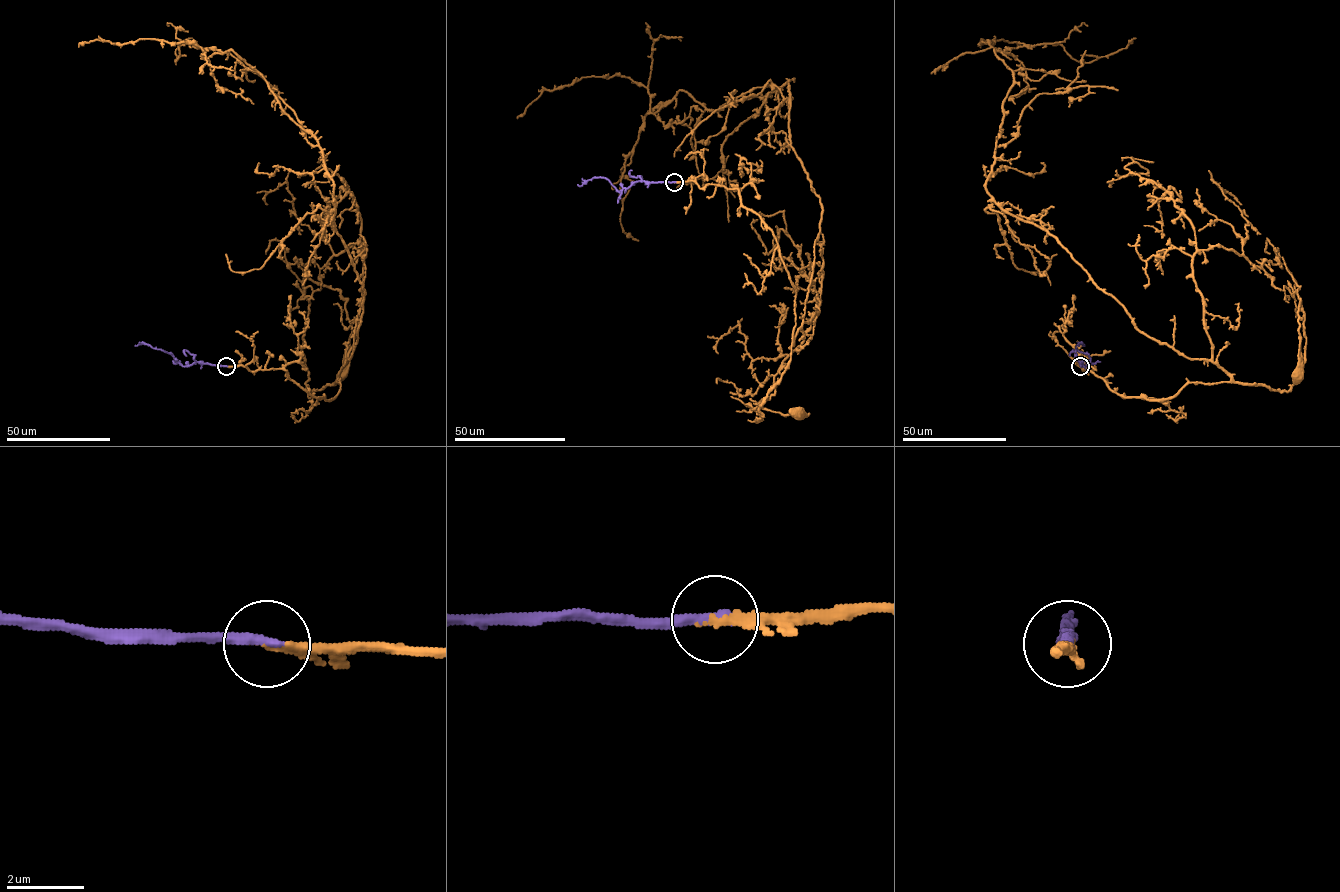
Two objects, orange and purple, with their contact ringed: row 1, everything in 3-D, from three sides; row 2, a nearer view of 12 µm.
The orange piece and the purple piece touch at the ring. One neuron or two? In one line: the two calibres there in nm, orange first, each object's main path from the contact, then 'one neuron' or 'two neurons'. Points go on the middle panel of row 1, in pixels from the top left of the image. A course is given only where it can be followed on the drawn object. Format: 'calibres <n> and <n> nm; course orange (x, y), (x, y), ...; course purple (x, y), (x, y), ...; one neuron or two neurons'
calibres 240 and 320 nm; course orange (674, 182), (737, 189), (772, 231), (795, 326), (788, 367), (755, 421), (759, 407), (796, 413); course purple (674, 182), (640, 180), (620, 192), (602, 177), (577, 184); one neuron

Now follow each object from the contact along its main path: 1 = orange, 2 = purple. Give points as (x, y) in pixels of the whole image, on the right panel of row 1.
1: (1081, 366), (1125, 397), (1165, 399), (1189, 382), (1288, 391), (1306, 343), (1292, 277), (1297, 375)
2: (1081, 366), (1079, 362), (1085, 366), (1090, 359), (1087, 354), (1076, 349), (1079, 343), (1083, 345)

